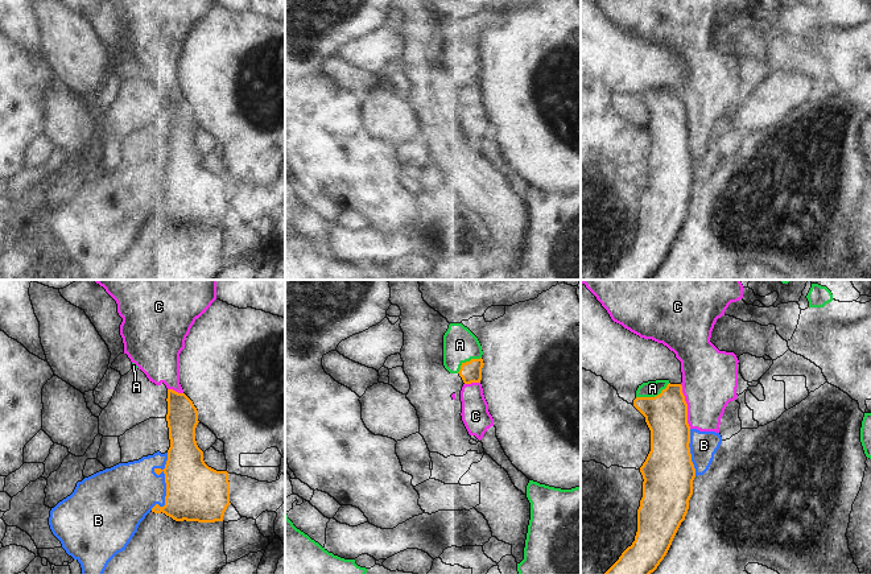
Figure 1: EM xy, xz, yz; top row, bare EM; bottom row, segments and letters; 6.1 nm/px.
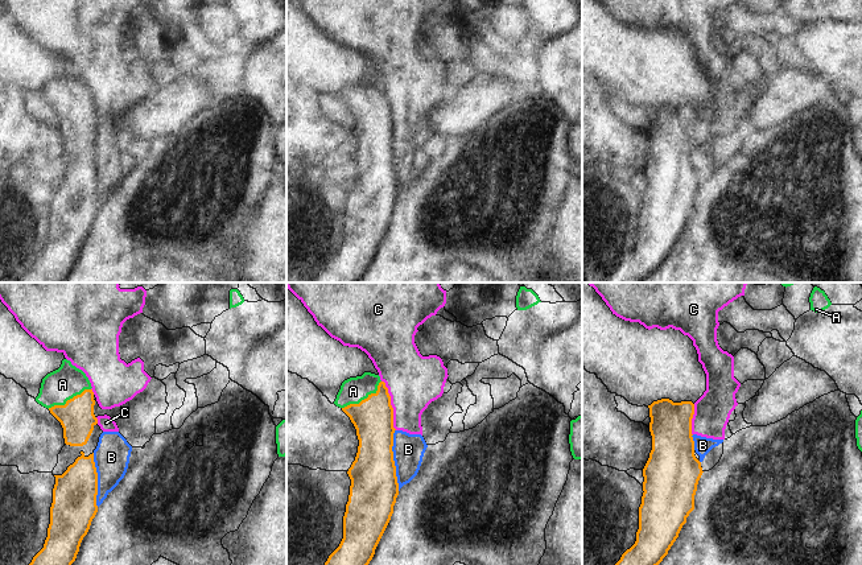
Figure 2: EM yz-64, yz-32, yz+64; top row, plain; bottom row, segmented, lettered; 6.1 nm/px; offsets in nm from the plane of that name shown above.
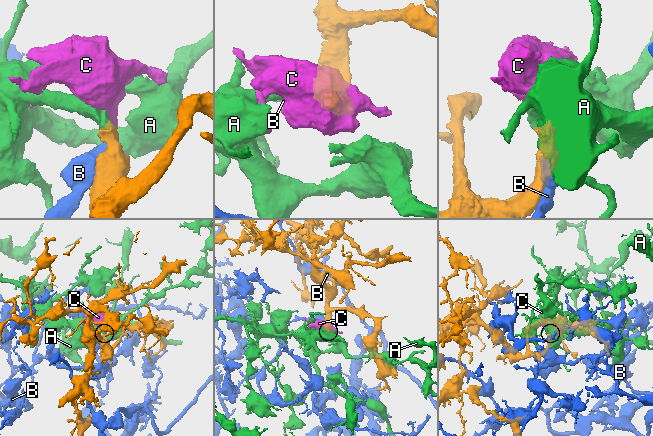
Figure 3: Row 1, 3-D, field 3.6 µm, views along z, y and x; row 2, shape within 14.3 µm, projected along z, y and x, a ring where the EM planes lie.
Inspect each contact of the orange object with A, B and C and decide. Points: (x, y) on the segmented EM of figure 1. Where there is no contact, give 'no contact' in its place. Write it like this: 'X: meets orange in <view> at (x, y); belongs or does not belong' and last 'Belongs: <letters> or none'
A: meets orange in yz at (652, 397); belongs
B: meets orange in xy at (166, 486); does not belong
C: meets orange in yz at (686, 407); does not belong
Belongs: A

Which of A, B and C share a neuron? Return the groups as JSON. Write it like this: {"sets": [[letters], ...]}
{"sets": [["A"], ["B", "C"]]}

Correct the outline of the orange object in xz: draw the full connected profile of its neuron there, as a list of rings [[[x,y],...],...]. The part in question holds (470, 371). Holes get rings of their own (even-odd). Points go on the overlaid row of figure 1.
[[[450,323],[443,335],[443,366],[450,373],[458,373],[465,384],[480,383],[483,351],[478,338],[462,323]]]

